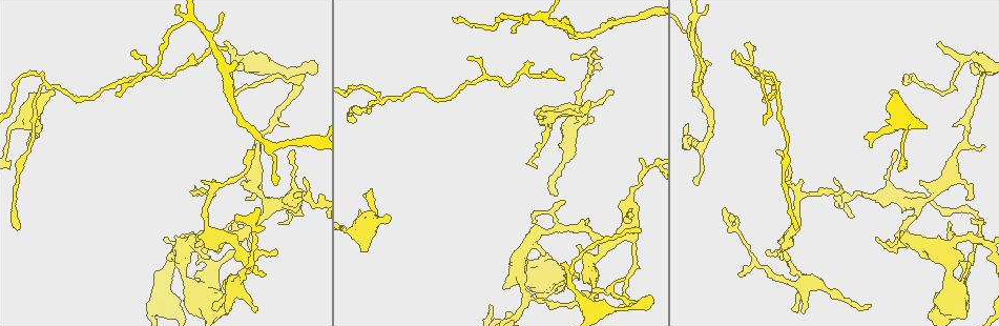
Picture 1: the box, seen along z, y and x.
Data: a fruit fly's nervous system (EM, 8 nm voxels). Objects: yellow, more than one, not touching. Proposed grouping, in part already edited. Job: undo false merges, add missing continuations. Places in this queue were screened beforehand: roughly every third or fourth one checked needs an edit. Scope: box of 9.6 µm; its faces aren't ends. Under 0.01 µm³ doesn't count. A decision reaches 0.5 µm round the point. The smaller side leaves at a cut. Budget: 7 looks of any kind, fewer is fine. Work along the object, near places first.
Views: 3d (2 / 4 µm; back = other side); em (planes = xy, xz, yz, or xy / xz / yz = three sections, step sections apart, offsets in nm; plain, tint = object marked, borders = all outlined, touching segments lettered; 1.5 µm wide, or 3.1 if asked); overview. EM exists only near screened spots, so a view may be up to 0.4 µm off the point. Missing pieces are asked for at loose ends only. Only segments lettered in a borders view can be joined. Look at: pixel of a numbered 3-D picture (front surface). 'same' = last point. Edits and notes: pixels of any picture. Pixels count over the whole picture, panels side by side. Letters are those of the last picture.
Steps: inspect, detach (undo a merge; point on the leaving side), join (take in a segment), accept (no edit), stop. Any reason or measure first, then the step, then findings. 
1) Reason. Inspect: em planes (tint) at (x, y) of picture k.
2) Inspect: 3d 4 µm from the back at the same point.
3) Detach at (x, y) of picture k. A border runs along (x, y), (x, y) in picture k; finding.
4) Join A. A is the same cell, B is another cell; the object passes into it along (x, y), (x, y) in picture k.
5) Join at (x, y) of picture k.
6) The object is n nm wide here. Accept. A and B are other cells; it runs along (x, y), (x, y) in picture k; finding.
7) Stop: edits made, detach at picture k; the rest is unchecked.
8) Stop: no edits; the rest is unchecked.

Calibre changes. Inspect: em planes (tint) at (876, 196) of picture 1.

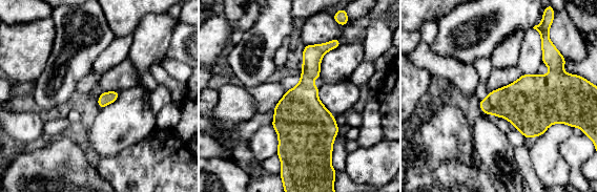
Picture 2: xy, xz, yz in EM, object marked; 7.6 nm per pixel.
Inspect: em planes (borders) at the same point.

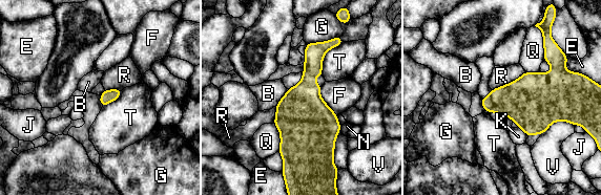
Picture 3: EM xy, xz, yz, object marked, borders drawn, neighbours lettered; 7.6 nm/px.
The object is 340 nm wide here. Accept. B, E, F, G, J, K, N, Q, R, T and V are other cells; a border runs along (525, 71), (517, 79), (492, 90) in picture 3; one neuron here.

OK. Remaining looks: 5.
Thin end. Inspect: em xz step 8 (borders) at (588, 221) of picture 1.

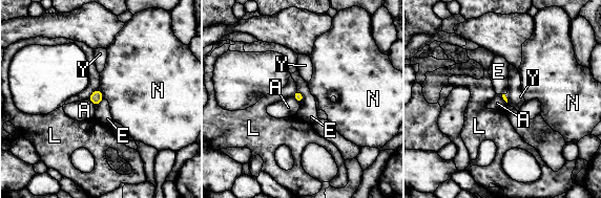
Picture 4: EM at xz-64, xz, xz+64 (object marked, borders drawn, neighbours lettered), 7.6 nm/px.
Accept. A, E, L, N and Y are other cells; a border runs along (297, 89), (303, 95), (302, 103) in picture 4; none of them fits.

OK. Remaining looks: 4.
A fork. Inspect: 3d 2 µm from the back at (385, 100) of picture 1.

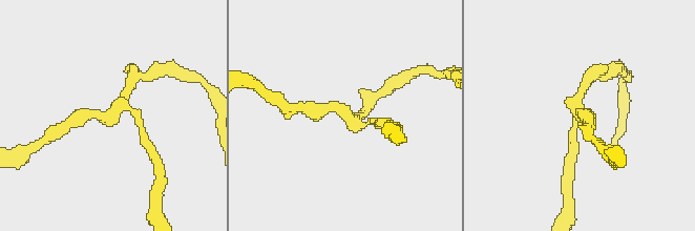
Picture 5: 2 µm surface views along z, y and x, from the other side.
3 arms meet here; now the EM. Inspect: em planes (borders) at (585, 115) of picture 5.

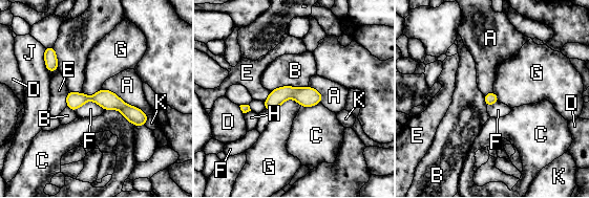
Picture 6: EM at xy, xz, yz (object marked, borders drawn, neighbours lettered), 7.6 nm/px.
The object is 90 nm wide here. Accept. A, B, C, D, E, F, G, H, J and K are other cells; it runs along (69, 94), (105, 98), (144, 118) in picture 6; one neuron here.

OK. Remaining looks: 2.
Stop: no edits; the rest is unchecked.

